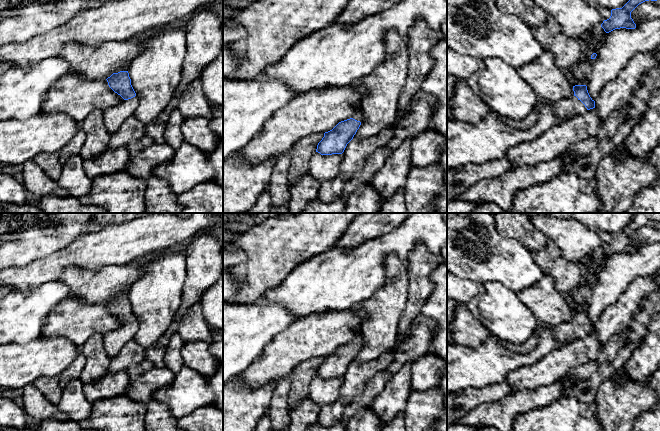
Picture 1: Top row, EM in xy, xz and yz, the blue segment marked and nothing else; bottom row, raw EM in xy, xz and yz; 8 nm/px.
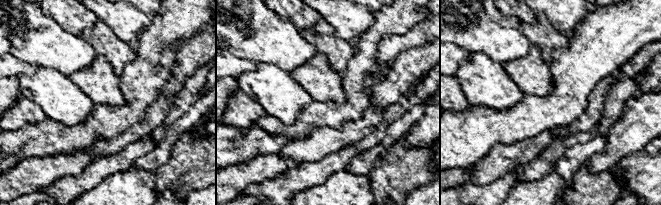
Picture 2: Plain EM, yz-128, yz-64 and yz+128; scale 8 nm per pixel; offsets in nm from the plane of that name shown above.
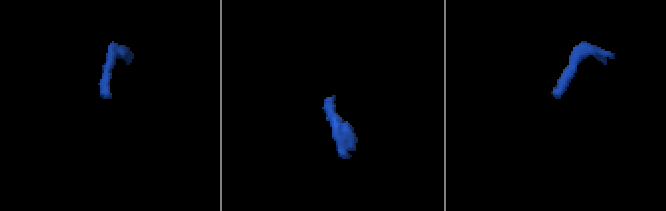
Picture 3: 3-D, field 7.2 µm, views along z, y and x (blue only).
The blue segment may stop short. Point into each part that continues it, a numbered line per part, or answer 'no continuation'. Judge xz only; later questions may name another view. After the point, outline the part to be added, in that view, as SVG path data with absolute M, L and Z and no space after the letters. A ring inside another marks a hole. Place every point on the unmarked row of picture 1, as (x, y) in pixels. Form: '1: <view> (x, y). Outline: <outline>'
1: xz (357, 339). Outline: M357 329L355 331L355 335L354 335L354 338L353 338L352 342L361 346L361 344L362 344L361 329Z

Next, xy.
1: xy (114, 341). Outline: M135 320L103 335L104 349L109 357L116 356L124 345L134 338L138 328L139 324Z

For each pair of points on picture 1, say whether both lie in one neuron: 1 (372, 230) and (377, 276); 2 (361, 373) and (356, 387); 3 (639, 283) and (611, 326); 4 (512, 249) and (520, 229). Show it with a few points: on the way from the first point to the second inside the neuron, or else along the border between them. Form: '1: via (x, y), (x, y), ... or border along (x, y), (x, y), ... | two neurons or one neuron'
1: border along (394, 228), (380, 236), (367, 239), (351, 247) | two neurons
2: via (358, 376), (356, 384) | one neuron
3: via (634, 294), (619, 315) | one neuron
4: border along (496, 227), (502, 235), (518, 239), (531, 252) | two neurons

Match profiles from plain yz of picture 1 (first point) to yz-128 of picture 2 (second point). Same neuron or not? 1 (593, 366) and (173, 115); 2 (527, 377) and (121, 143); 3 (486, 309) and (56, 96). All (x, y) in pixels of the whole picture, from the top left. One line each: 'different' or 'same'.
1: same
2: same
3: same

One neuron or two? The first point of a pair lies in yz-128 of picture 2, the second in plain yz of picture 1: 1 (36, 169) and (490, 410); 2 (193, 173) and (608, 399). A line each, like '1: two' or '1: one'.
1: two
2: one

